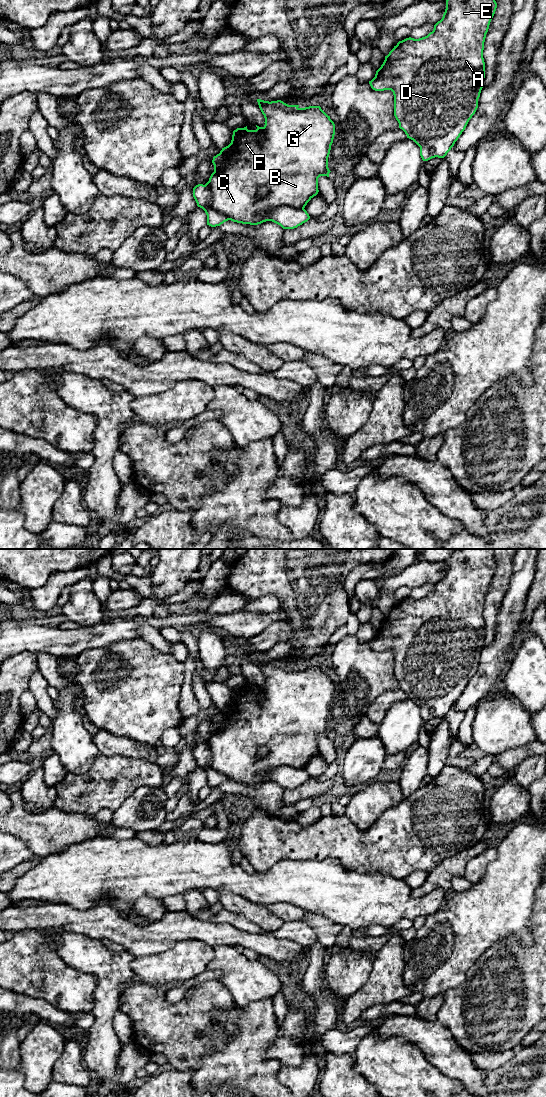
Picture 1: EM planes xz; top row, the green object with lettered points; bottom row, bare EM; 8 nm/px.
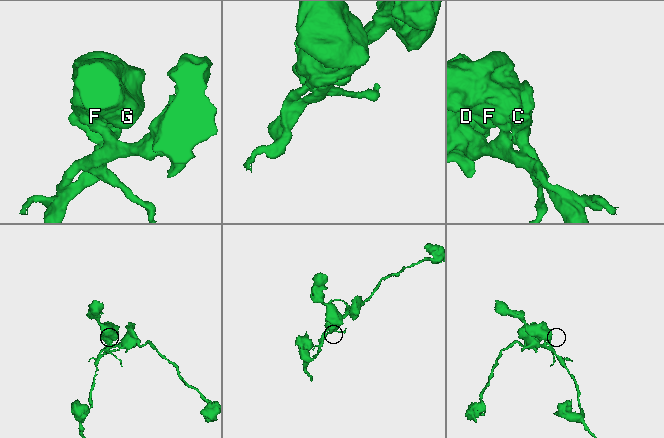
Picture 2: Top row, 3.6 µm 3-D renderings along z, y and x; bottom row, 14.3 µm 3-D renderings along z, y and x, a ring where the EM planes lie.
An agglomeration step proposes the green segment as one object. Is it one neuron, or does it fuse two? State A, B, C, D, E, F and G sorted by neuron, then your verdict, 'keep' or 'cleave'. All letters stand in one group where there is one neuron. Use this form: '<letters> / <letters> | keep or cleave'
A D E / B C F G | cleave

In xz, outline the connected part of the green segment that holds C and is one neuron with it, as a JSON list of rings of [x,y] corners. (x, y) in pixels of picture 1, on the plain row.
[[[257,659],[259,668],[264,675],[265,685],[259,687],[256,685],[256,690],[248,690],[247,686],[244,688],[237,688],[233,691],[231,703],[222,708],[223,712],[226,712],[229,716],[229,723],[223,726],[220,730],[214,730],[211,734],[209,741],[205,744],[205,748],[211,753],[211,763],[210,767],[225,775],[229,780],[242,784],[258,785],[266,782],[265,775],[269,770],[273,770],[279,766],[290,766],[295,769],[304,769],[307,763],[318,754],[318,738],[320,736],[329,737],[331,732],[328,728],[328,717],[331,710],[331,705],[333,703],[335,695],[335,684],[330,679],[320,666],[309,666],[305,668],[300,668],[299,665],[288,665],[281,660],[277,661],[264,661]]]

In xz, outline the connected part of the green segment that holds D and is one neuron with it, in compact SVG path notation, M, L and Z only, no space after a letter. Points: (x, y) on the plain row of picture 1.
M456 549L446 560L446 569L443 577L434 585L433 591L419 599L409 597L399 601L389 614L385 616L385 620L376 631L375 637L369 641L371 648L375 651L391 650L393 652L394 676L399 683L399 688L405 692L407 698L413 700L420 707L420 716L423 721L428 721L435 717L444 718L465 690L469 680L478 668L478 659L484 646L485 638L485 622L483 618L484 602L496 568L497 563L494 557L494 549Z

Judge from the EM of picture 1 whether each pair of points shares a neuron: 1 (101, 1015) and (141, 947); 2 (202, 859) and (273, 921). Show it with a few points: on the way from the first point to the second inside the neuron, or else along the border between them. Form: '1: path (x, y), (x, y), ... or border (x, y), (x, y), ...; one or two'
1: border (121, 947), (134, 956); two
2: border (229, 890), (251, 901), (265, 905); two

